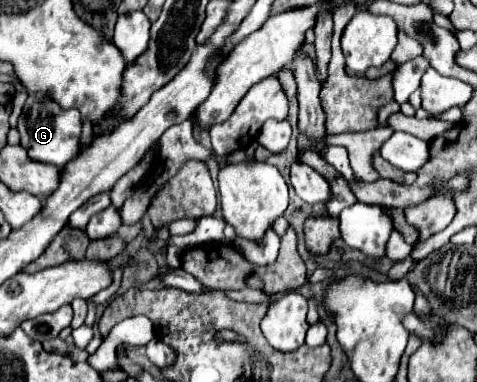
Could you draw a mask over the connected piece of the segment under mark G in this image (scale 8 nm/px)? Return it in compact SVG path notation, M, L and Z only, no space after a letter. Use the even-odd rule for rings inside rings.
M29 94L17 124L17 130L21 134L21 146L27 150L29 158L53 164L57 168L65 166L65 162L75 158L75 154L79 152L81 128L81 112L77 108L61 110L61 106L57 106L57 102L49 98L49 94Z

